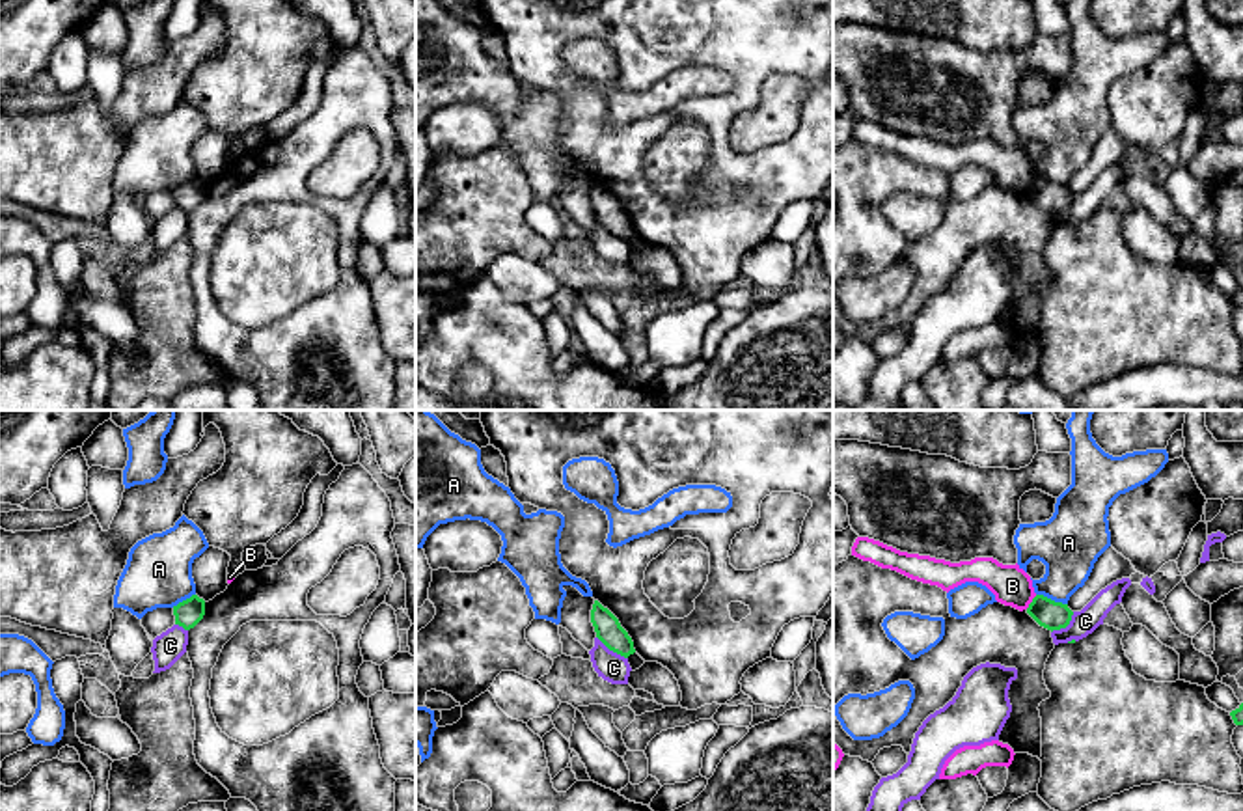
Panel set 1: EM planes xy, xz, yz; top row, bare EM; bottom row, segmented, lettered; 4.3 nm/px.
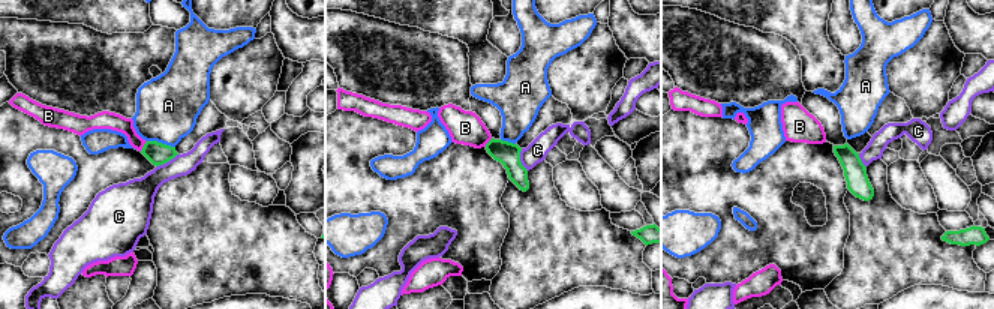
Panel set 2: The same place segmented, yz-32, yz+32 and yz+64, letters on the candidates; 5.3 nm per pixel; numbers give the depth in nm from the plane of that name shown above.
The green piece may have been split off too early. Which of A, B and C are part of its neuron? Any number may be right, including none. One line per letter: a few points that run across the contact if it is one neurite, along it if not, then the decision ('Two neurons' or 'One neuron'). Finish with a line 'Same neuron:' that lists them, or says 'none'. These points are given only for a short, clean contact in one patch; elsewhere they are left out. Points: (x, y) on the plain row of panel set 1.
A: Line: yz (1037, 176), (1066, 187). Two neurons
B: Line: yz (1037, 178), (1025, 191). Two neurons
C: Line: xz (597, 219), (627, 241). Two neurons
Same neuron: none

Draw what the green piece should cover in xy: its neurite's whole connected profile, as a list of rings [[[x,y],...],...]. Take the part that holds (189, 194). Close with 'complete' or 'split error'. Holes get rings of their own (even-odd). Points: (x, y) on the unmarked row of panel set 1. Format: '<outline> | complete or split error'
[[[198,177],[179,185],[173,188],[175,207],[183,209],[184,213],[194,211],[205,198],[205,183]]] | complete

